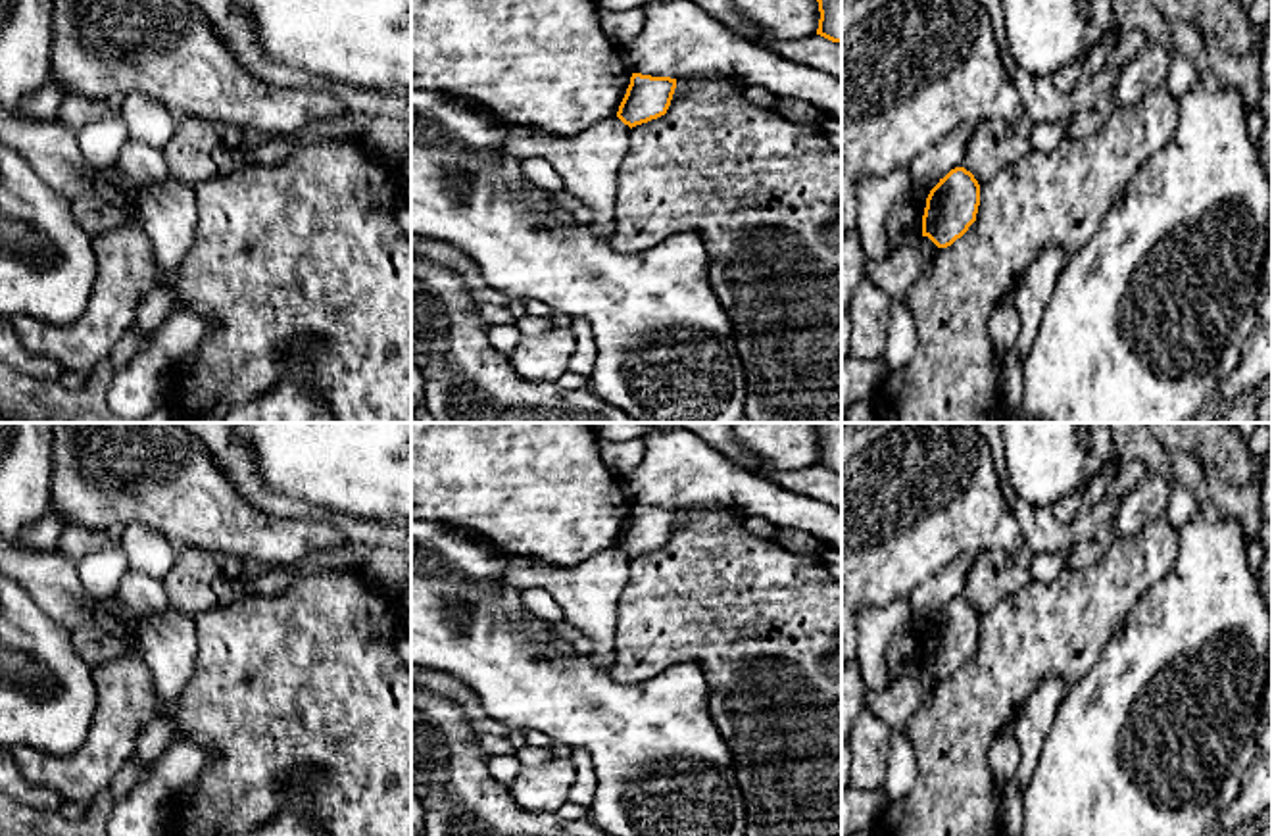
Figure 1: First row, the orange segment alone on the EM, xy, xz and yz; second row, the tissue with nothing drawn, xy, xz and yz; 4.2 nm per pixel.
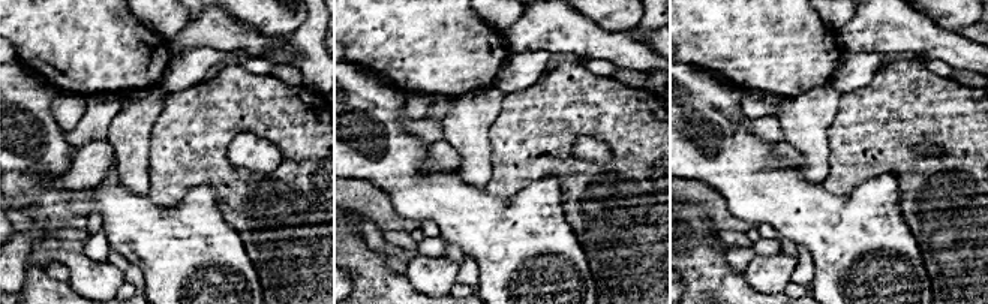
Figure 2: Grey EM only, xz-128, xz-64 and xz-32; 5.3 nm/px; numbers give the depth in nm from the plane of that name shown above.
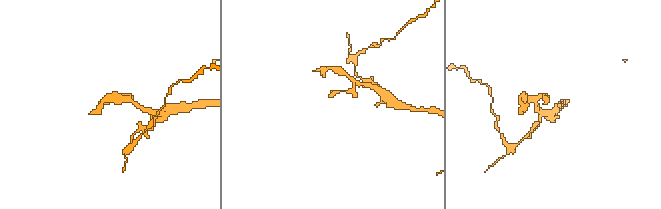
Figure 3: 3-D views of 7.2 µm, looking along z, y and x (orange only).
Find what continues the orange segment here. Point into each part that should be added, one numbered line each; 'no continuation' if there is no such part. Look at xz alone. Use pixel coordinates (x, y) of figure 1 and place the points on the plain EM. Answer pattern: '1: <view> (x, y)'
no continuation

